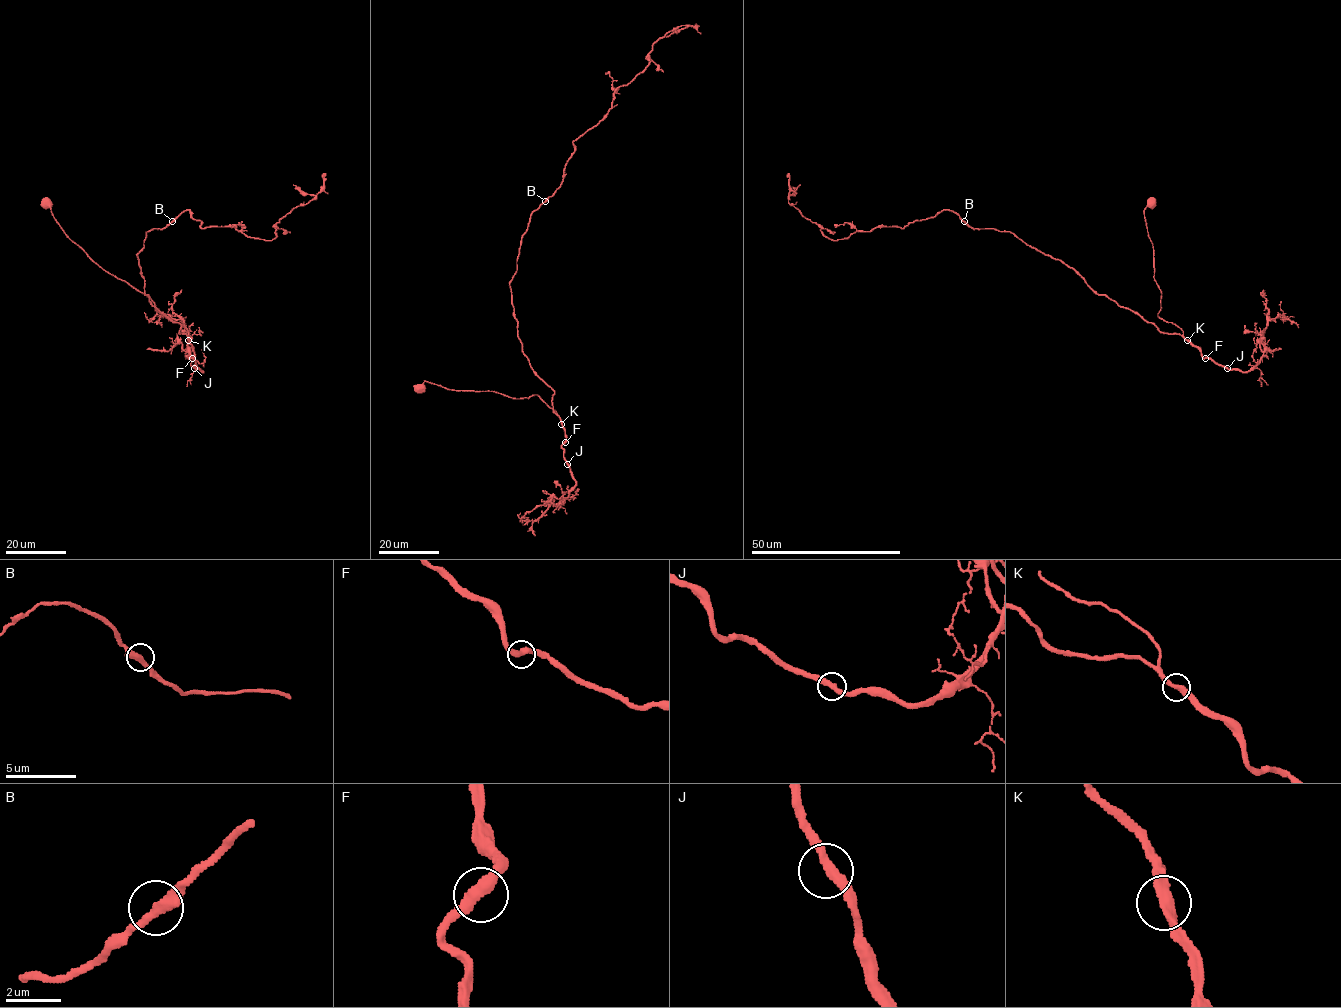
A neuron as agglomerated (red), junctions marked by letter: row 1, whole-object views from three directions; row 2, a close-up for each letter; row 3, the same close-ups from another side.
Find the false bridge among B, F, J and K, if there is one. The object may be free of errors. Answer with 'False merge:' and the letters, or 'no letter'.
False merge: no letter

